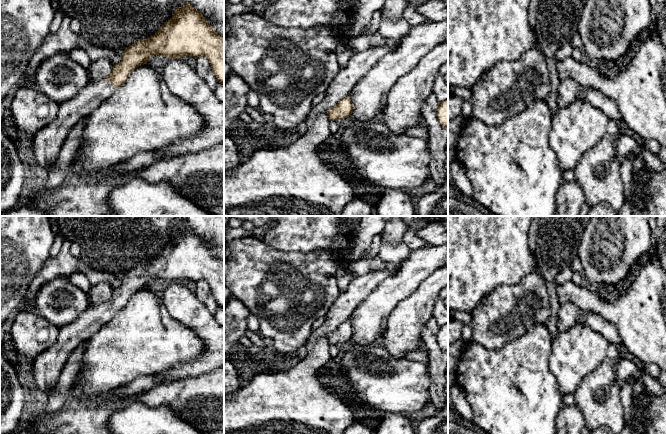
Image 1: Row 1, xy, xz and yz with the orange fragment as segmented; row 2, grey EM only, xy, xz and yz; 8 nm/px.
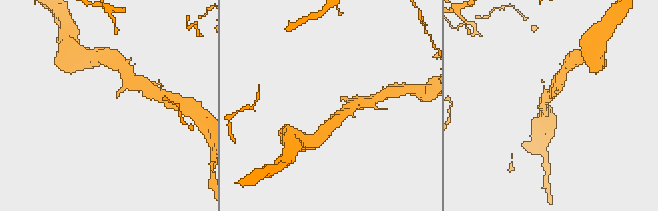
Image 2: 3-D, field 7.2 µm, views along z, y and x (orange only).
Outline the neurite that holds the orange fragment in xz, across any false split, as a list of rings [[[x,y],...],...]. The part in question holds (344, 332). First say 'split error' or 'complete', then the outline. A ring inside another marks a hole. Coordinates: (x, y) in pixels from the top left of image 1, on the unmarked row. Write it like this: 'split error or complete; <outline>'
complete; [[[345,321],[340,324],[335,330],[327,334],[327,339],[330,344],[338,345],[351,340],[353,336],[353,328],[350,321]]]

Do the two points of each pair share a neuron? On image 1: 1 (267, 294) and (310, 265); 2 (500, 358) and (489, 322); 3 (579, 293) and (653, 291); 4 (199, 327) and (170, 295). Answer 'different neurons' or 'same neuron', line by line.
1: same neuron
2: different neurons
3: same neuron
4: same neuron

